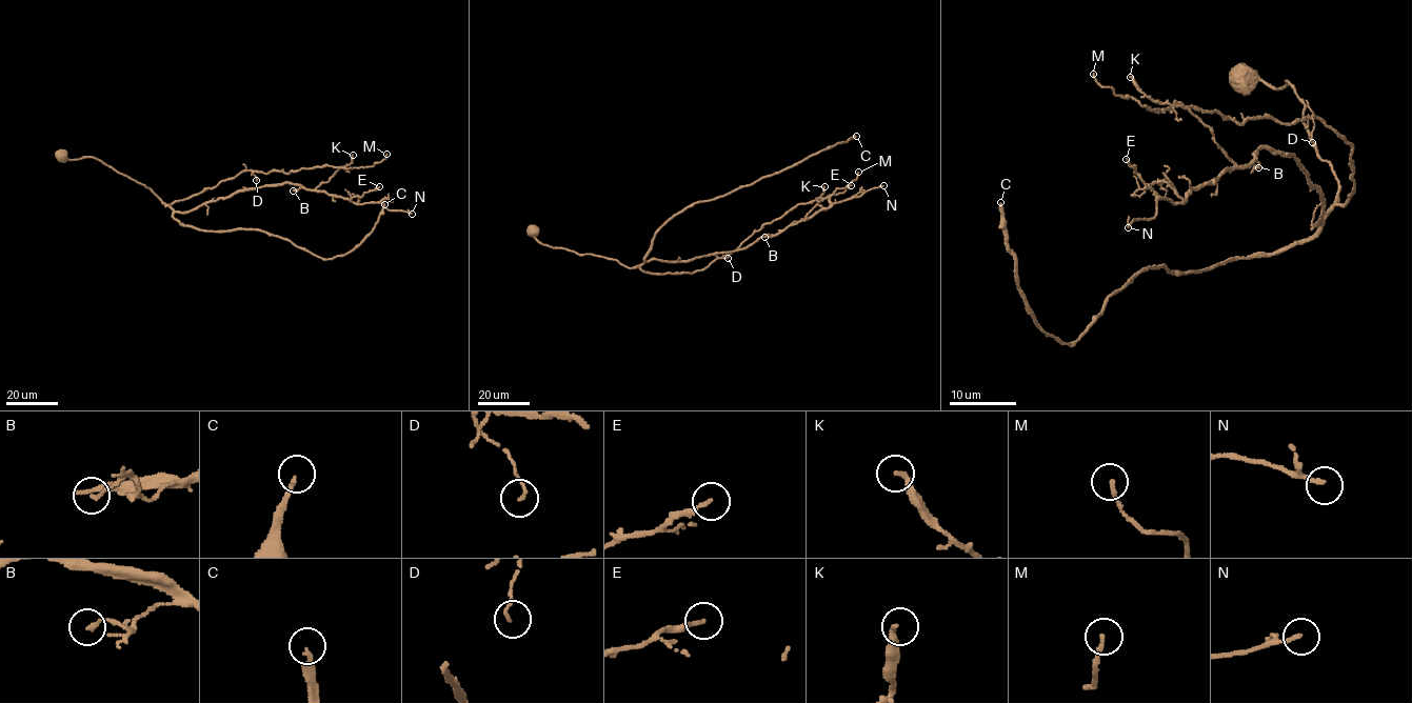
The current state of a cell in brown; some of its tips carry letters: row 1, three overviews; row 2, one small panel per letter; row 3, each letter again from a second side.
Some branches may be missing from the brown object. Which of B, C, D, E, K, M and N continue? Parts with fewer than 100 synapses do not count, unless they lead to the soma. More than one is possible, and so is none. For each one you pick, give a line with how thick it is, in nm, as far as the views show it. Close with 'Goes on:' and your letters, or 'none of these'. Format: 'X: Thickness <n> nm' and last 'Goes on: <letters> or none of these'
C: Thickness 200 nm
Goes on: C

